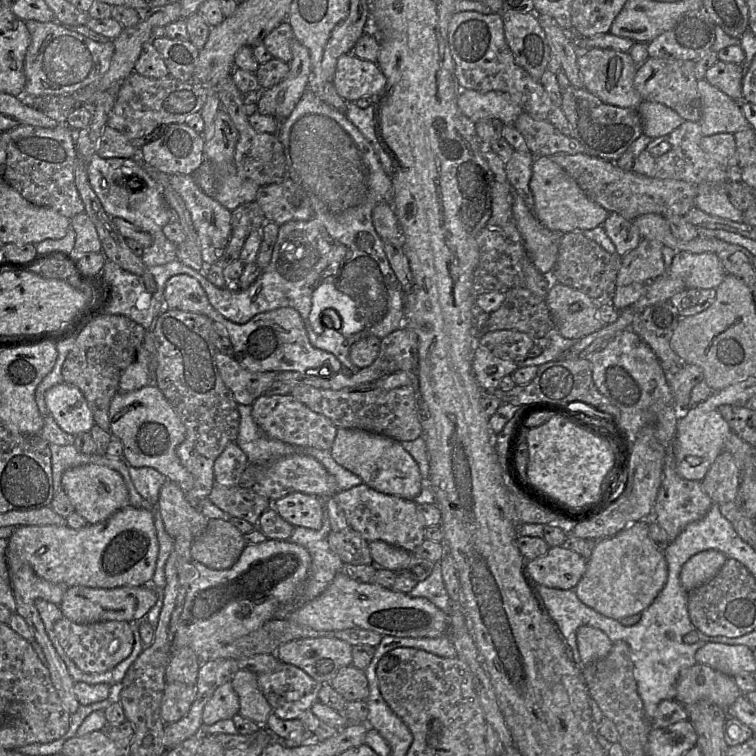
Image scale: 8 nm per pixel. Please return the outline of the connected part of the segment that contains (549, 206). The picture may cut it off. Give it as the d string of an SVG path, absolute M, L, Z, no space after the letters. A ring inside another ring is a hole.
M547 156L534 159L529 186L537 218L556 233L564 234L603 226L610 214L608 210L592 201L568 173Z

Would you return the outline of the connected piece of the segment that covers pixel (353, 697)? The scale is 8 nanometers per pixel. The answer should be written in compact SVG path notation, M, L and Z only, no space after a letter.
M353 665L342 667L330 685L347 701L360 701L369 696L367 677L362 669Z

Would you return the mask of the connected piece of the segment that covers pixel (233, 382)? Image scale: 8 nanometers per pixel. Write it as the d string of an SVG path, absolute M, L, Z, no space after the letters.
M216 352L215 362L225 385L239 405L252 405L277 380L275 371L251 372L233 357Z

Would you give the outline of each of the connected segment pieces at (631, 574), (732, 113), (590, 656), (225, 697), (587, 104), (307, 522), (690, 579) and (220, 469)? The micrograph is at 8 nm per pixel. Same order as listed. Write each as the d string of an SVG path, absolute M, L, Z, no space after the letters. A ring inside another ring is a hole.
M649 520L637 521L620 533L596 542L586 571L574 591L579 600L598 613L622 619L641 614L659 595L667 580L664 553L649 537Z
M705 79L698 80L697 88L702 98L702 116L699 124L703 136L736 133L750 126L739 102Z
M588 625L580 626L577 629L576 642L580 666L606 657L613 645L613 642L602 630Z
M230 681L225 682L213 693L206 703L202 721L203 727L211 726L222 720L232 719L239 713L239 698Z
M569 85L562 91L561 110L571 127L571 137L587 148L587 153L616 161L643 134L643 125L636 109L609 105L584 88Z
M291 493L271 503L272 508L294 527L313 530L322 528L325 518L324 500L320 496Z
M716 550L702 551L692 556L682 567L680 580L686 592L711 580L728 558Z
M230 443L214 462L216 484L225 487L239 486L241 476L248 467L247 455L235 443Z

